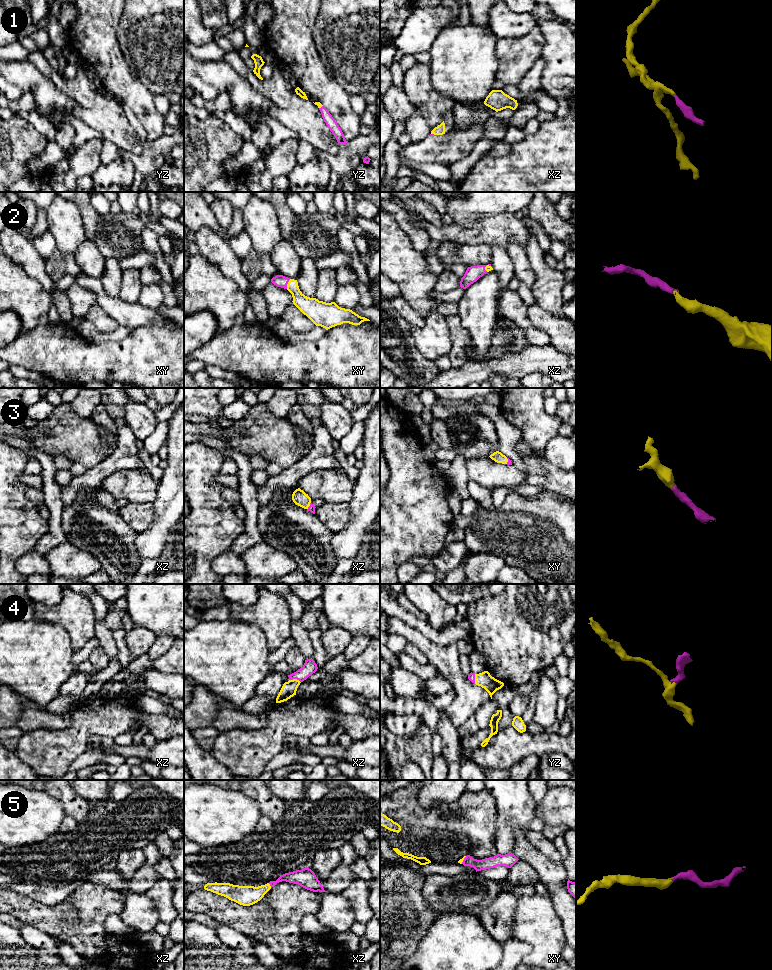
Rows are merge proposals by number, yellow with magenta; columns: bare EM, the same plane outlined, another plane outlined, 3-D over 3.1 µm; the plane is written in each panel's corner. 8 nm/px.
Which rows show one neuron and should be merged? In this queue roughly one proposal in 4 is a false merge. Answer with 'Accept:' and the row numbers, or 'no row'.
Accept: 1, 2, 3, 4, 5

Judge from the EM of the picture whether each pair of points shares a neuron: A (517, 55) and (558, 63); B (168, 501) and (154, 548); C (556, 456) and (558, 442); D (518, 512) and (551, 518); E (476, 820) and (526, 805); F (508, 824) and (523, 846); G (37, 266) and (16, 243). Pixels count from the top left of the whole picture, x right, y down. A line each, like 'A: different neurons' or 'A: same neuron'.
A: different neurons
B: same neuron
C: same neuron
D: same neuron
E: different neurons
F: different neurons
G: same neuron

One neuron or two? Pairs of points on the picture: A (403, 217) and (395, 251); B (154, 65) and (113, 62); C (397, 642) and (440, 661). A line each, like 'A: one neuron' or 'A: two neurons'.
A: two neurons
B: two neurons
C: two neurons

